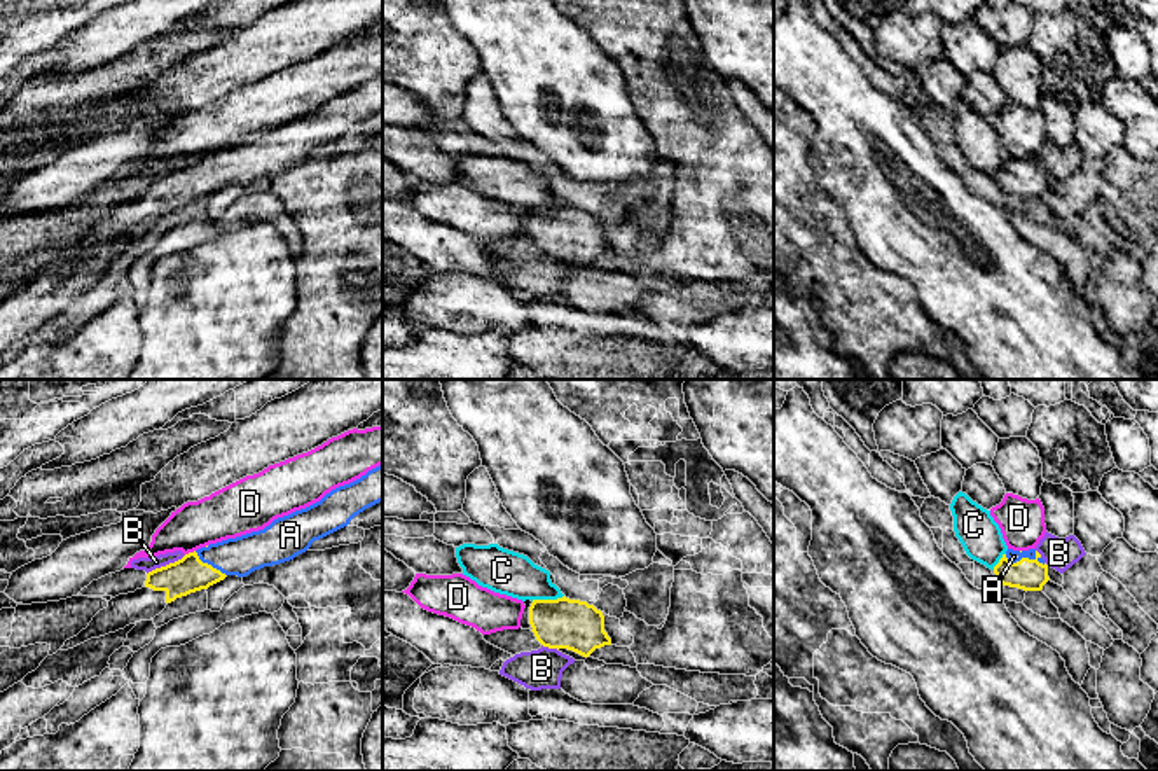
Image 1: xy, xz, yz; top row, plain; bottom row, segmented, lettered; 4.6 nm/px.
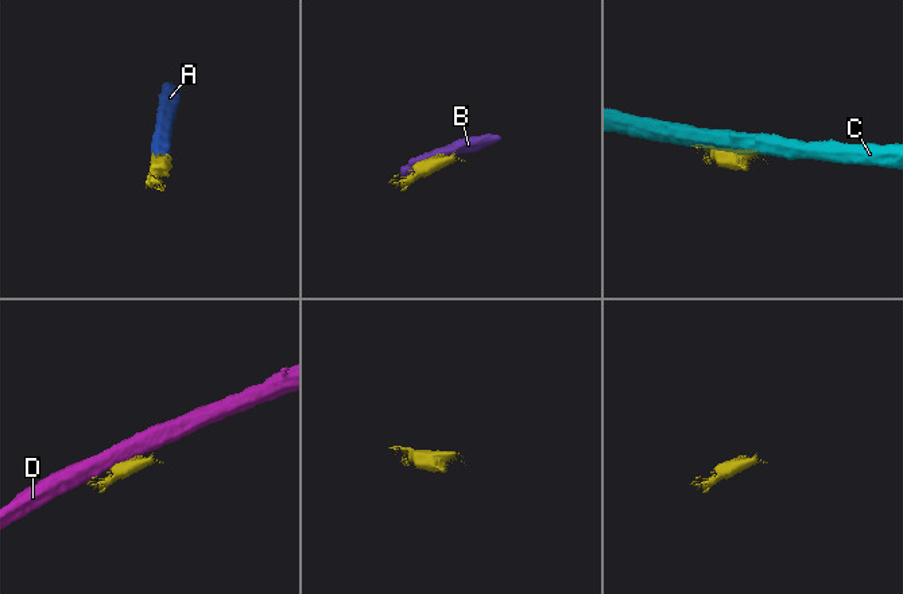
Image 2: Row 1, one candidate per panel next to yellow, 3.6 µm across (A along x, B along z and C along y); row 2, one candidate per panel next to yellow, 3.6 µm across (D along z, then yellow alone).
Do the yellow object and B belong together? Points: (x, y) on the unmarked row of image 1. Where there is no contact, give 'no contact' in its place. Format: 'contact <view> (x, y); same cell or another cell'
contact xy (166, 173); another cell

